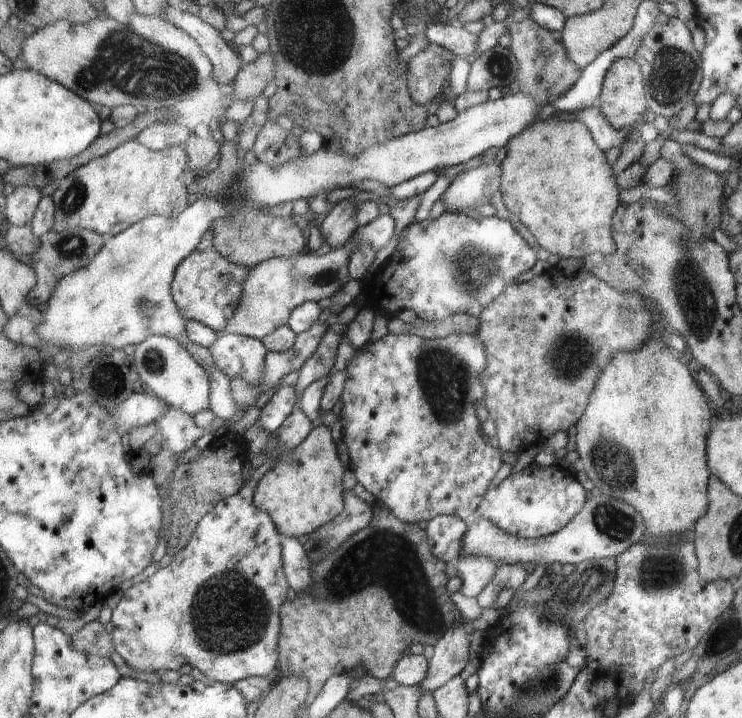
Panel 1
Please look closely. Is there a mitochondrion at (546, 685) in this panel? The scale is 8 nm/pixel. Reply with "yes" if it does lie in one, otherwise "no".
yes

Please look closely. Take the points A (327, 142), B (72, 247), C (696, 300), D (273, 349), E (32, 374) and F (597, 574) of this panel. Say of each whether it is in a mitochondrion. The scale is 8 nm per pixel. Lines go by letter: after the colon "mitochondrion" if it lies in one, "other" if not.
A: other
B: mitochondrion
C: mitochondrion
D: other
E: other
F: mitochondrion

